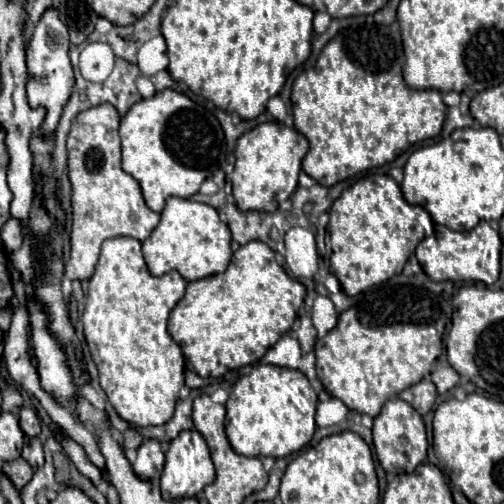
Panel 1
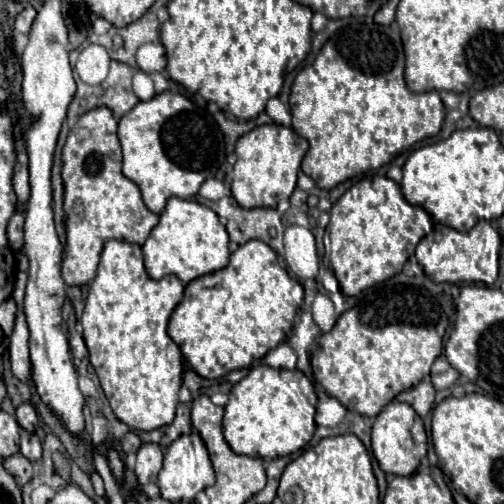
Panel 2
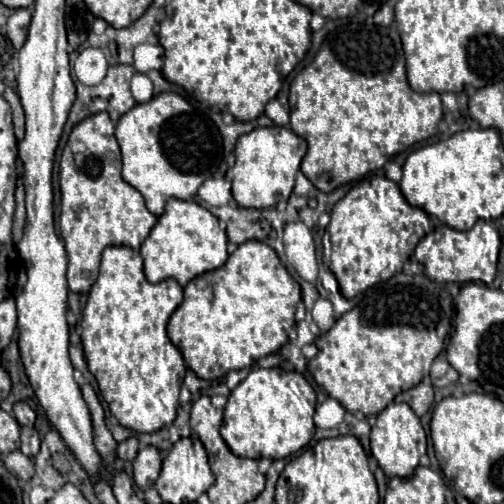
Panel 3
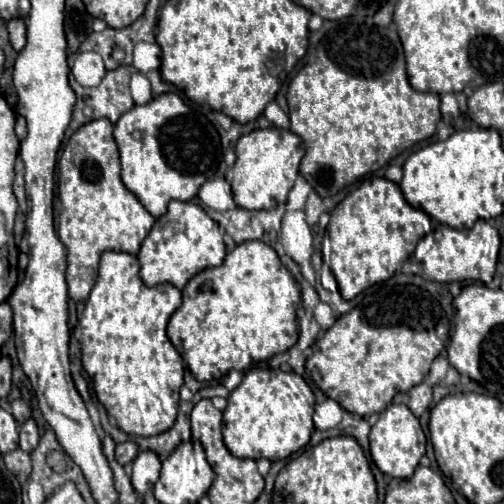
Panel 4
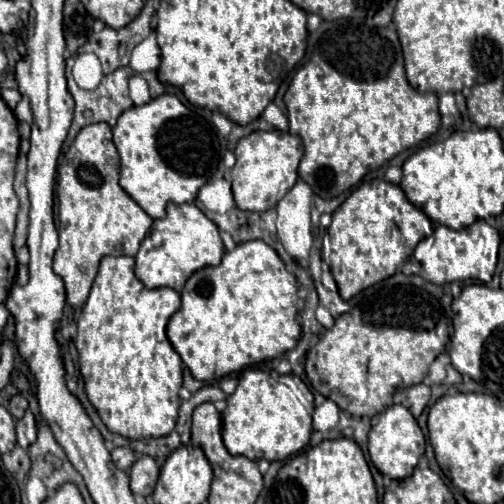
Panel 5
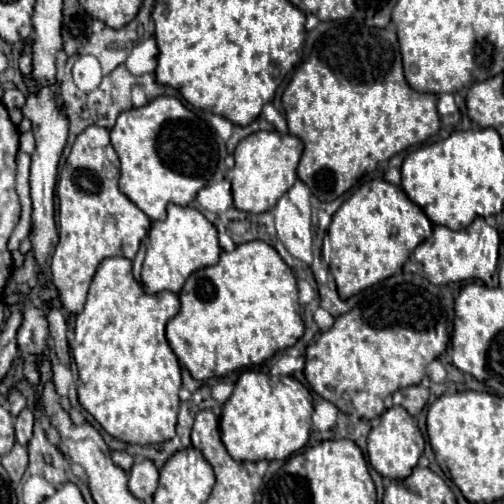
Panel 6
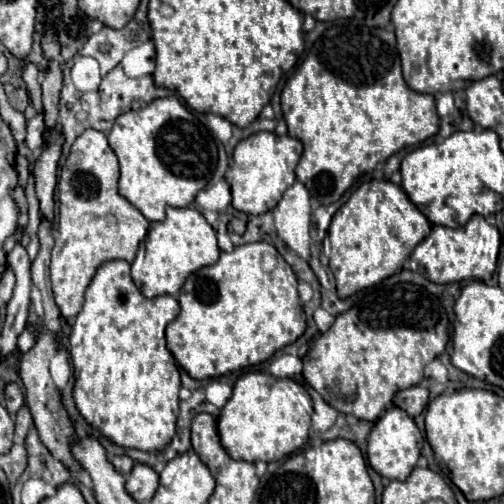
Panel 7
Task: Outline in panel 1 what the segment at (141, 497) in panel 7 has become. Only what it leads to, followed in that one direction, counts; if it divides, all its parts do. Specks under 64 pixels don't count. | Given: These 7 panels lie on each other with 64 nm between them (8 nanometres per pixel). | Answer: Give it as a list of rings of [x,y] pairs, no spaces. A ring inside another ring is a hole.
[[[144,440],[138,448],[138,458],[134,462],[134,472],[140,478],[152,480],[154,484],[160,480],[160,472],[164,468],[164,452],[158,440]]]

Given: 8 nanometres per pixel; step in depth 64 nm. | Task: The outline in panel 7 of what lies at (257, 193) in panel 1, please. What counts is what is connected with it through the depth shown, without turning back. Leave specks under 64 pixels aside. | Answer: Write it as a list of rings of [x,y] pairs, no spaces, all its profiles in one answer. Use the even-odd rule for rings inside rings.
[[[256,132],[234,148],[234,164],[230,168],[232,206],[246,214],[264,214],[272,210],[280,196],[296,182],[294,168],[300,160],[302,144],[292,136],[278,136],[274,132]]]

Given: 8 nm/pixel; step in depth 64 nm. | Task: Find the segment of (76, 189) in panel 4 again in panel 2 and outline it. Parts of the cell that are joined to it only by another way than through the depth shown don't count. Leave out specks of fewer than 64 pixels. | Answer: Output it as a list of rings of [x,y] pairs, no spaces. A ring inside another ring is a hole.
[[[94,108],[78,118],[62,150],[62,180],[66,188],[66,260],[62,262],[62,278],[70,286],[92,282],[106,240],[116,238],[144,244],[158,224],[158,216],[142,202],[140,188],[122,174],[122,152],[116,128],[118,122],[108,108]]]

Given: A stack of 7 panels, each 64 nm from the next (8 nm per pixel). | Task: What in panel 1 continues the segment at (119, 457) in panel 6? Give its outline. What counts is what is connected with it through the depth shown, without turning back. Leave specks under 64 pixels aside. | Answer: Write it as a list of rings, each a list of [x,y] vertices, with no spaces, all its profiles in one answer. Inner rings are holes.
[[[128,428],[124,432],[124,448],[138,448],[142,444],[142,436],[136,428]]]

